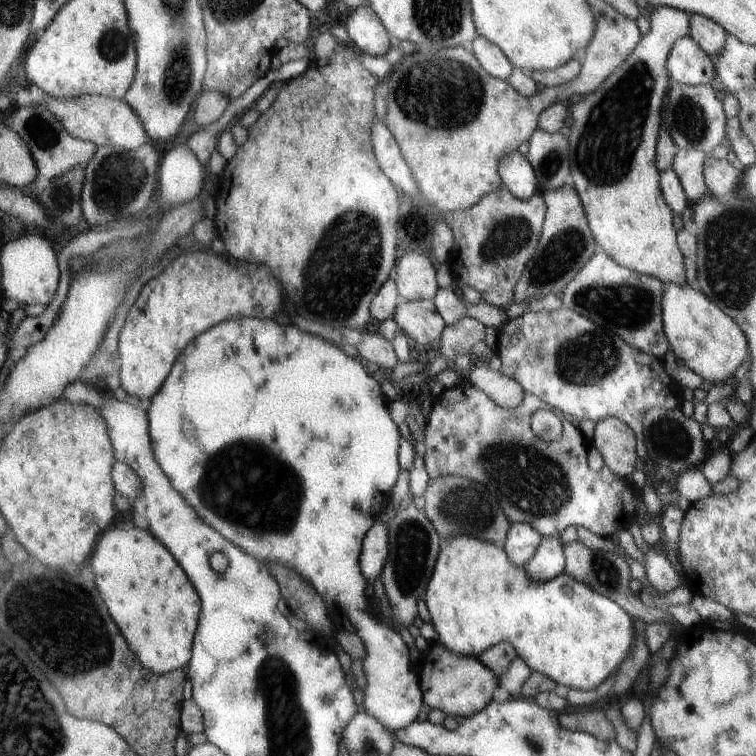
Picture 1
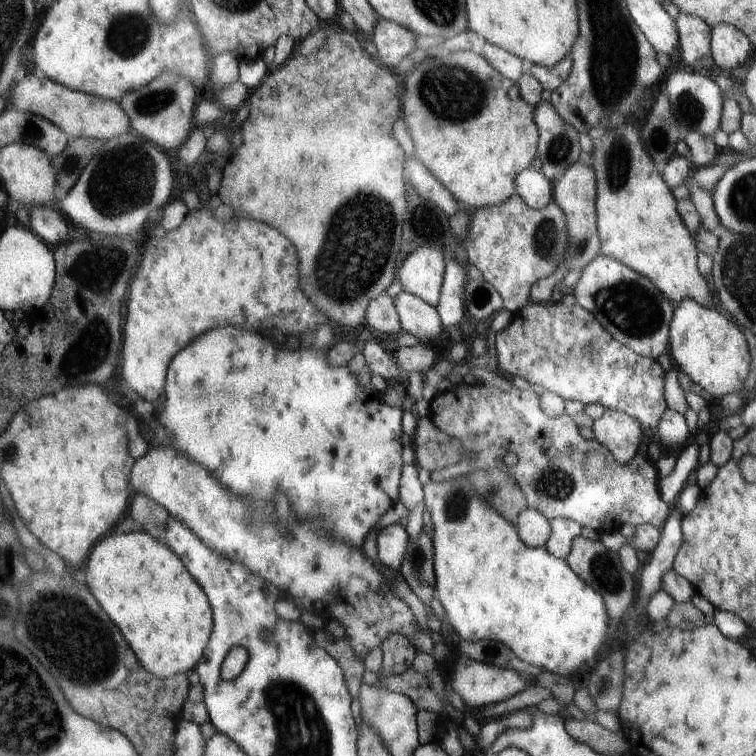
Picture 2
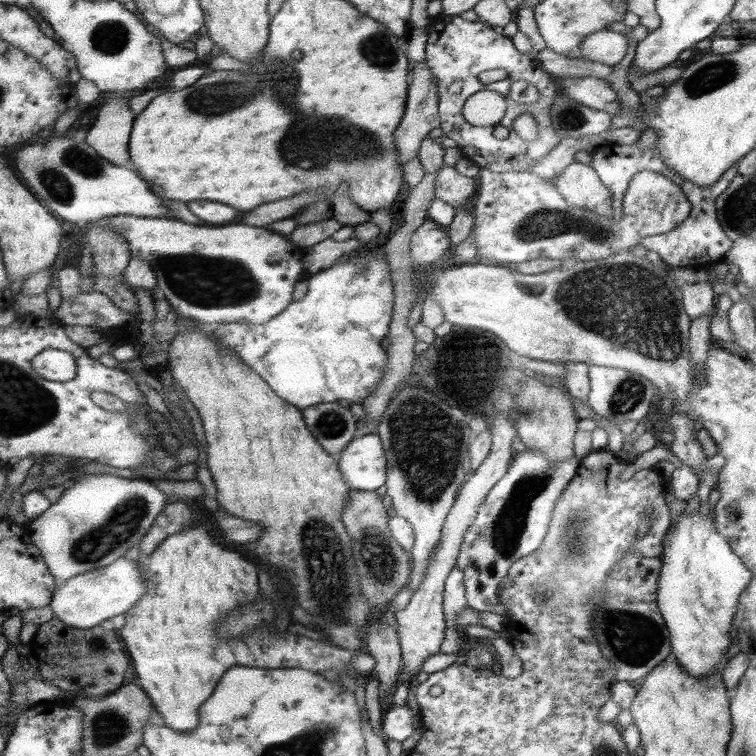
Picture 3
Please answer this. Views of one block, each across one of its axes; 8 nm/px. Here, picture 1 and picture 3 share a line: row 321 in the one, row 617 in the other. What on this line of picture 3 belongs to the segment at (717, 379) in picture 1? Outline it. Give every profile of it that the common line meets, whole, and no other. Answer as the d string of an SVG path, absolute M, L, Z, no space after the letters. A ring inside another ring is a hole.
M683 511L674 528L669 529L667 543L665 543L659 577L659 589L657 589L658 606L666 625L669 627L672 638L672 658L676 658L691 675L701 677L709 675L715 669L723 670L723 666L729 658L725 653L733 642L733 613L737 610L737 597L747 587L751 580L751 572L743 566L740 557L731 550L729 543L721 533L717 533L714 519L709 513L701 516L699 511L687 514Z

